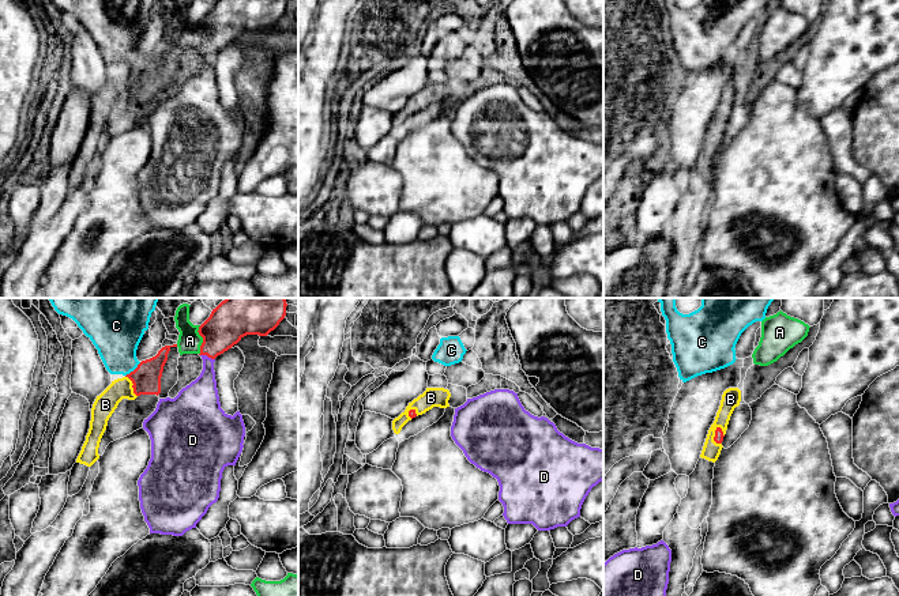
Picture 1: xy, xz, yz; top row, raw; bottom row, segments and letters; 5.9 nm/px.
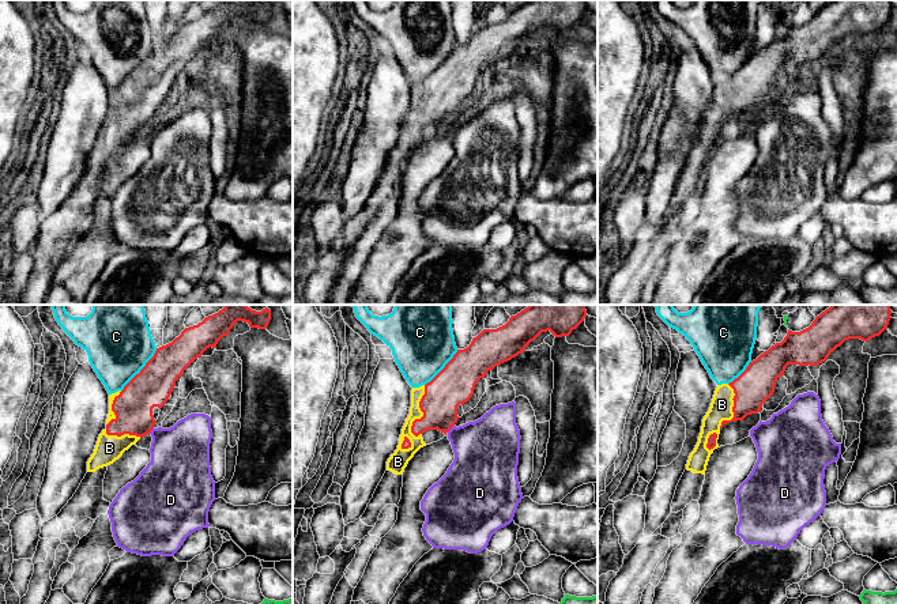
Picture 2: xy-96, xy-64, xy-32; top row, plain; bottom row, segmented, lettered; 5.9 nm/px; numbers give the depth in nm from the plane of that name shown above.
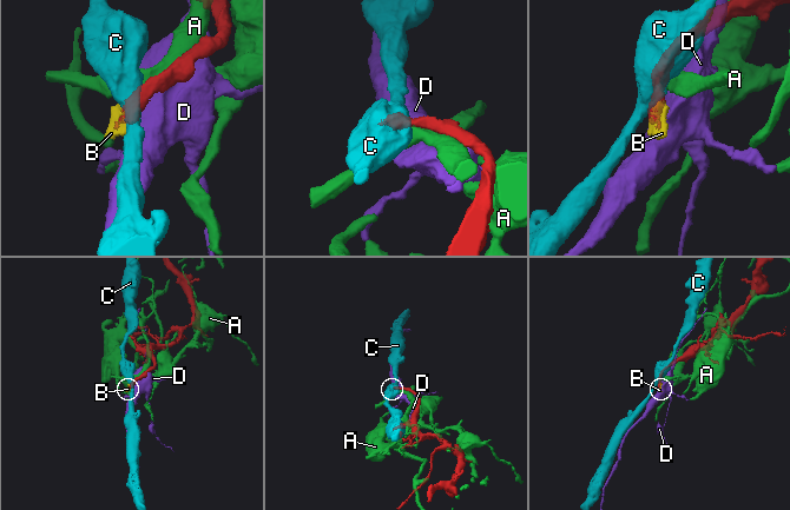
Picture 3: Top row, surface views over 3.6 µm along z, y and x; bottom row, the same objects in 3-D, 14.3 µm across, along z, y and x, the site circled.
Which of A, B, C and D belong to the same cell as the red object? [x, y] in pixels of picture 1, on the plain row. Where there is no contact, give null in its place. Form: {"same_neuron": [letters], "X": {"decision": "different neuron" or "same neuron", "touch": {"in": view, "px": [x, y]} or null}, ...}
{"same_neuron": ["B"], "A": {"decision": "different neuron", "touch": {"in": "xy", "px": [203, 36]}}, "B": {"decision": "same neuron", "touch": {"in": "yz", "px": [714, 132]}}, "C": {"decision": "different neuron", "touch": {"in": "xy", "px": [134, 65]}}, "D": {"decision": "different neuron", "touch": {"in": "xy", "px": [207, 51]}}}

